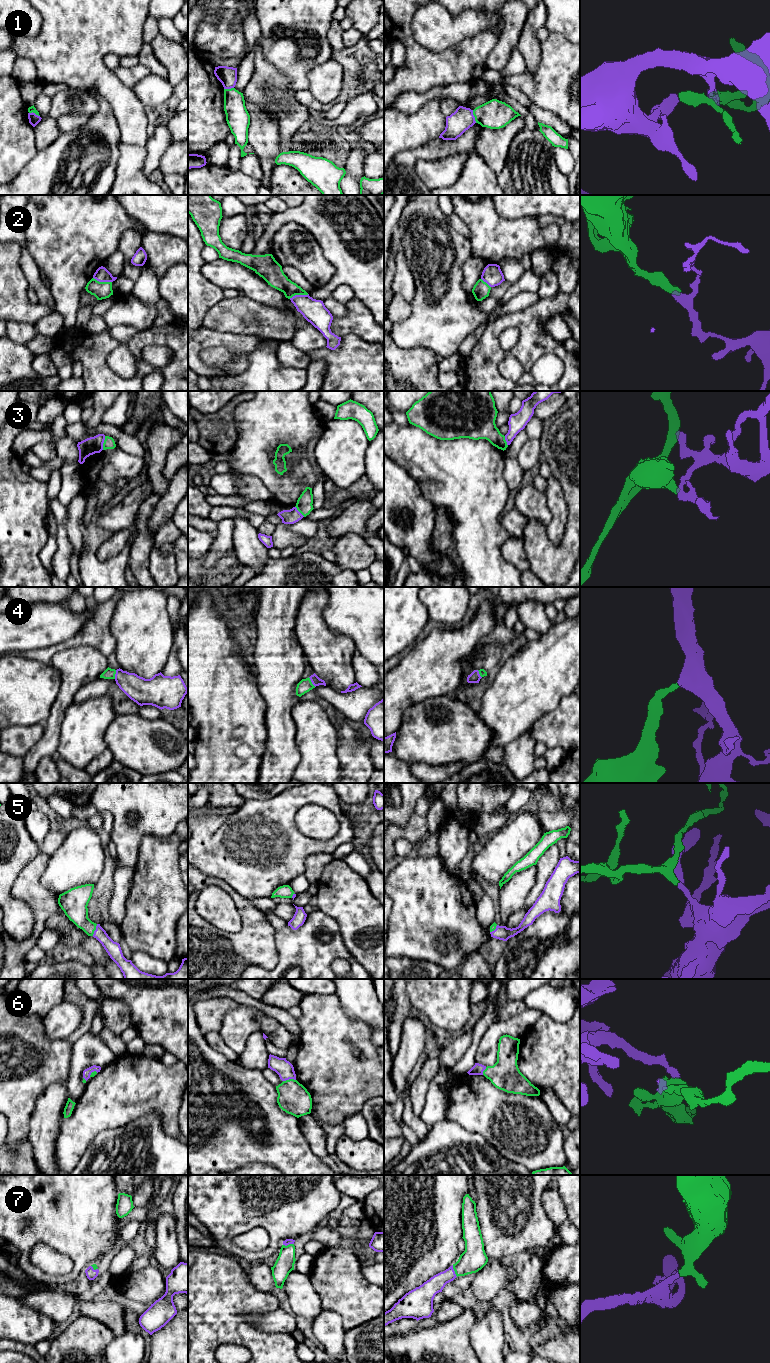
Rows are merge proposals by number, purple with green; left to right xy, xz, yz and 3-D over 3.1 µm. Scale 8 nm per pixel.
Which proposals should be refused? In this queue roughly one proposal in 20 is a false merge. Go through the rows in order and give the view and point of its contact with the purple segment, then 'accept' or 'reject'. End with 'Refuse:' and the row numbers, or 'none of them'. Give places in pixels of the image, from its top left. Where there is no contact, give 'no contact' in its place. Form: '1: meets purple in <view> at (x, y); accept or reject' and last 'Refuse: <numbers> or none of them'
1: meets purple in yz at (473, 116); reject
2: meets purple in xy at (102, 281); reject
3: meets purple in xy at (103, 442); reject
4: meets purple in xz at (311, 681); accept
5: meets purple in xy at (95, 930); accept
6: meets purple in xz at (289, 1078); accept
7: meets purple in yz at (454, 1271); accept
Refuse: 1, 2, 3

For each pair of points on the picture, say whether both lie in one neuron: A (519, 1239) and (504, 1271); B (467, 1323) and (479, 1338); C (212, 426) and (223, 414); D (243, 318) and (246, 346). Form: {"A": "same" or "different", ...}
{"A": "different", "B": "different", "C": "same", "D": "different"}

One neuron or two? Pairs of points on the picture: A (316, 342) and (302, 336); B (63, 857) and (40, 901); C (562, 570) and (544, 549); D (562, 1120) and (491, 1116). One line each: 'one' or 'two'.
A: one
B: two
C: one
D: two

